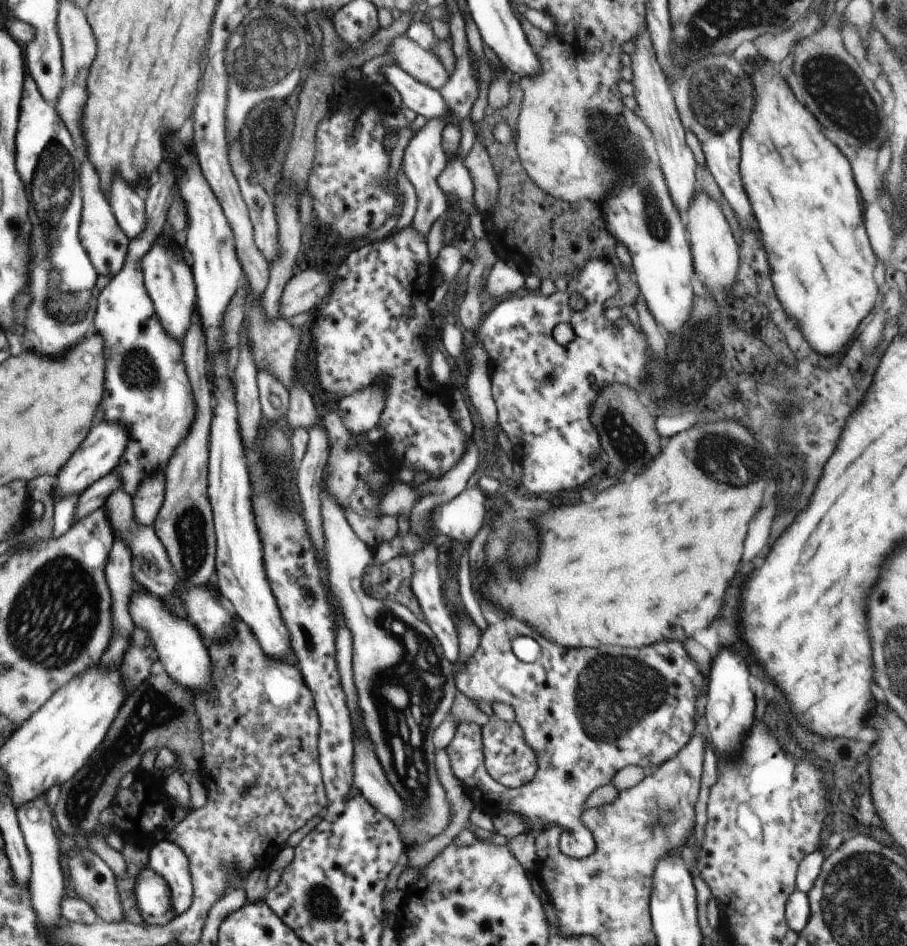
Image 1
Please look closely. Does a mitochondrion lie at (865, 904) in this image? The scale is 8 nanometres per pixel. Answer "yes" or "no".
yes

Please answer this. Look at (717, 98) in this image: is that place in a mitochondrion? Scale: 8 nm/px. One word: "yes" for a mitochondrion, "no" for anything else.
yes

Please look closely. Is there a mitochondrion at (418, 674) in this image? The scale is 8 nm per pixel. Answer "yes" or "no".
yes

